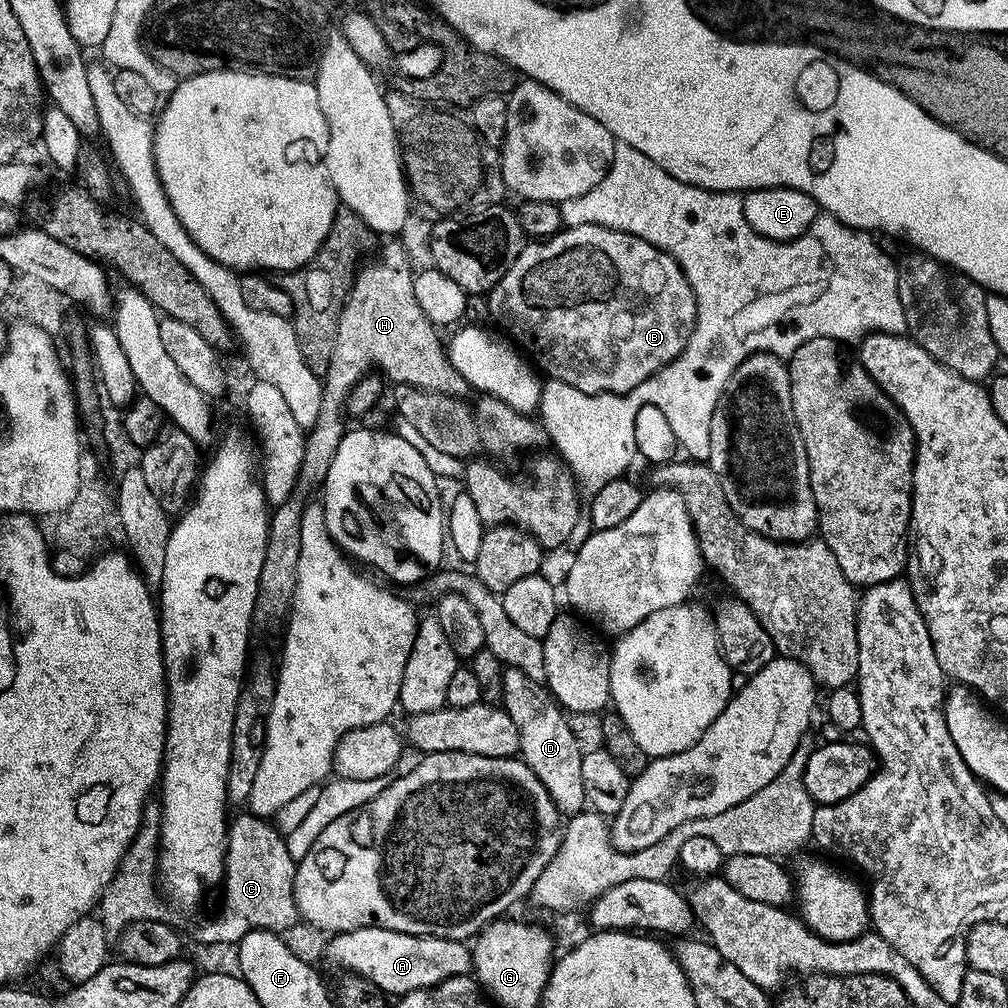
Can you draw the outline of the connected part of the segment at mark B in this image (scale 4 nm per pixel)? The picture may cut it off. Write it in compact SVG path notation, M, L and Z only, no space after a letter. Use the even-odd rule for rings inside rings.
M597 224L578 226L574 229L573 236L576 237L573 240L567 234L569 235L567 231L561 230L548 240L537 240L527 243L522 251L519 252L519 257L506 270L506 274L502 274L502 278L493 286L492 291L487 293L488 312L505 328L503 331L527 353L531 363L545 377L561 380L568 386L574 386L575 390L584 391L590 395L600 395L603 392L622 395L634 389L639 383L646 382L651 376L655 376L671 360L678 358L682 354L683 348L691 336L691 331L694 330L696 325L696 299L694 298L694 292L684 272L680 269L680 264L669 252L663 252L660 248L655 248L650 242L646 242L634 234L623 232L622 230L614 230L606 226L598 226Z

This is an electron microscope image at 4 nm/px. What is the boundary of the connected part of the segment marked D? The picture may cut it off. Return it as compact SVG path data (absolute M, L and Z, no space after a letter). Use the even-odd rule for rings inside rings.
M509 666L505 667L502 673L502 707L506 714L510 714L514 726L518 726L519 759L528 764L530 770L534 770L538 782L542 782L542 786L546 786L550 798L556 803L556 808L561 814L580 812L586 804L582 780L582 747L580 748L579 742L576 741L575 730L568 725L565 709L553 699L553 695L539 679L530 677L522 670Z

